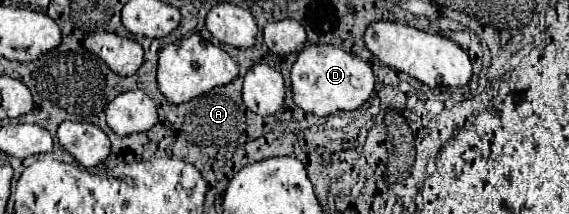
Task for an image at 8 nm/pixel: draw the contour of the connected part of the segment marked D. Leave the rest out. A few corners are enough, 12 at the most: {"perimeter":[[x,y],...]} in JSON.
{"perimeter":[[330,44],[306,46],[290,78],[316,116],[356,110],[372,68]]}

